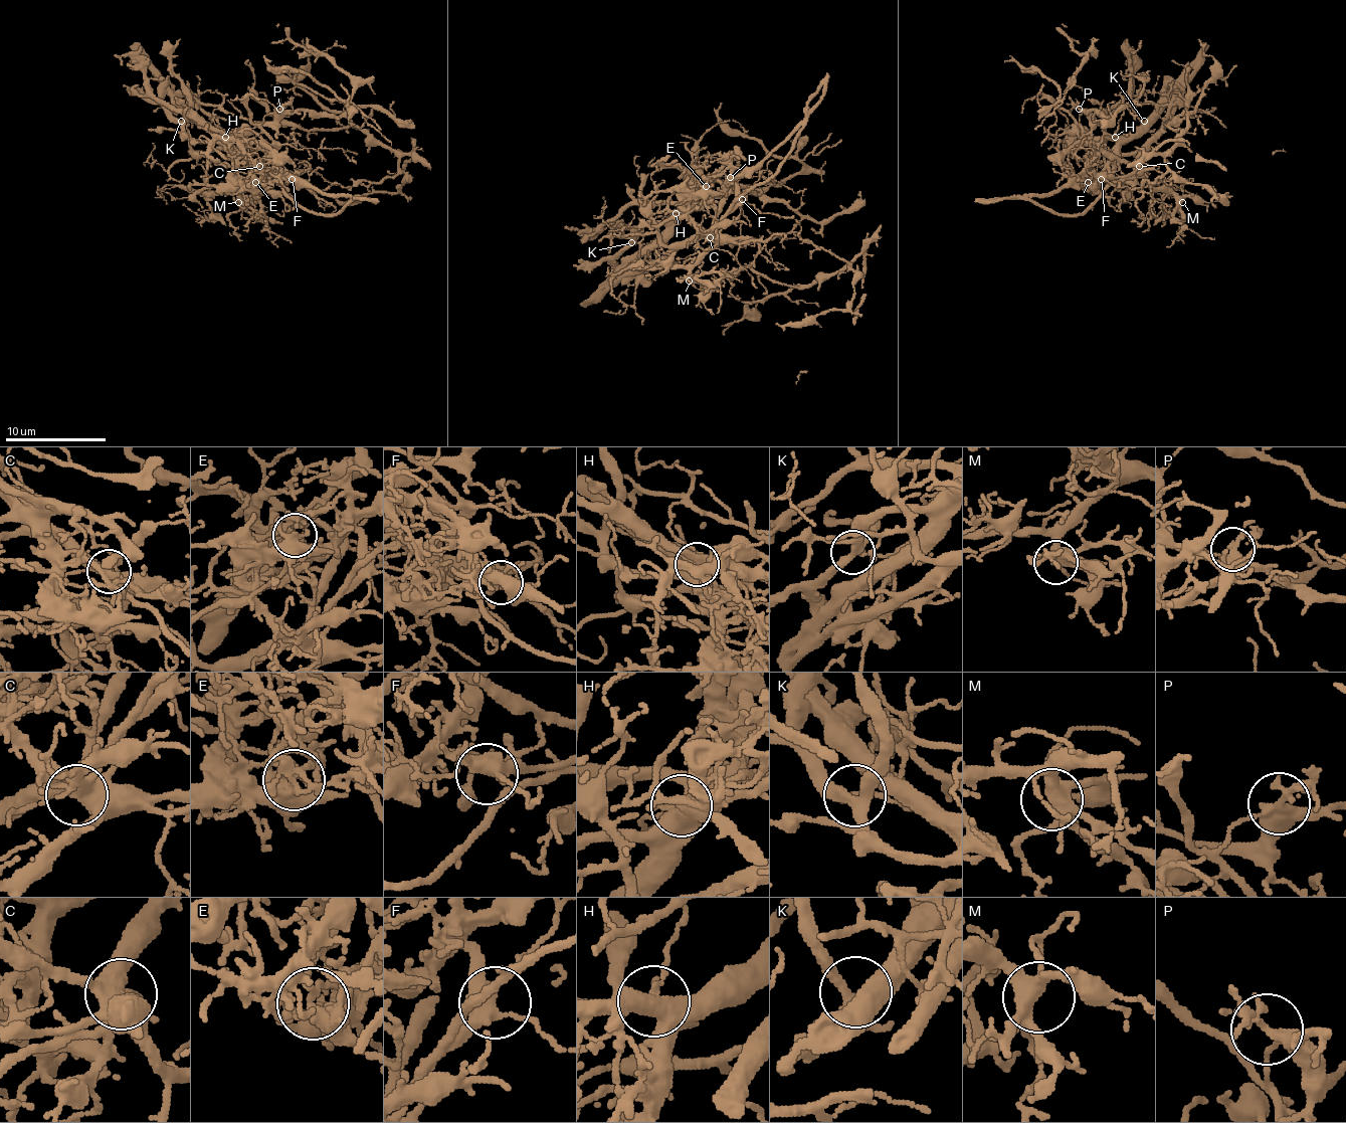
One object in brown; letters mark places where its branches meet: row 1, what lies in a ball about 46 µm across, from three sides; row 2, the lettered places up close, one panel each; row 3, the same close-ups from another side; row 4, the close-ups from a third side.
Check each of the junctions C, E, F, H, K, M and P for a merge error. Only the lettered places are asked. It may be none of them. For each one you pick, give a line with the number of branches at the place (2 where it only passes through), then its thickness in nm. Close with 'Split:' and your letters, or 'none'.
E: 3 | 360 nm
H: 4 | 500 nm
P: 5 | 320 nm
Split: E, H, P

